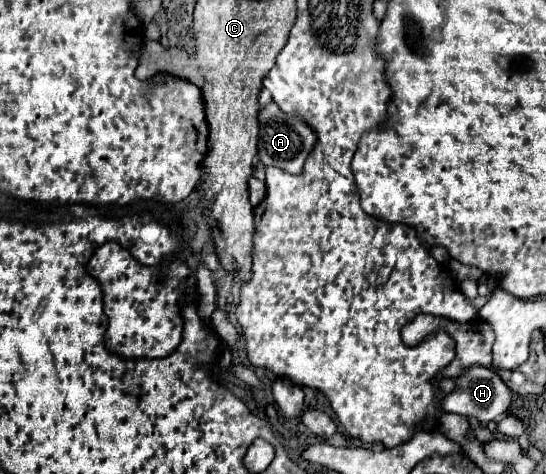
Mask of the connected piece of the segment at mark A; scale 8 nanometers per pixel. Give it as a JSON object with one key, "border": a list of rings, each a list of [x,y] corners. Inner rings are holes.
{"border":[[[275,103],[261,109],[259,113],[259,159],[263,165],[275,165],[289,173],[301,173],[303,163],[315,145],[315,139],[317,139],[315,133],[309,131],[309,127],[303,121],[285,115],[283,111],[279,111]]]}

